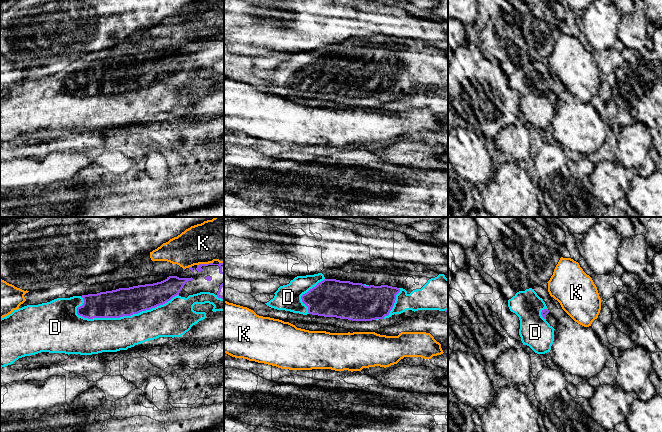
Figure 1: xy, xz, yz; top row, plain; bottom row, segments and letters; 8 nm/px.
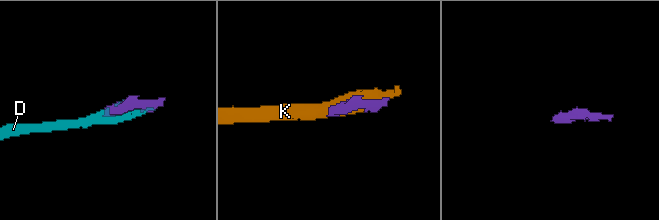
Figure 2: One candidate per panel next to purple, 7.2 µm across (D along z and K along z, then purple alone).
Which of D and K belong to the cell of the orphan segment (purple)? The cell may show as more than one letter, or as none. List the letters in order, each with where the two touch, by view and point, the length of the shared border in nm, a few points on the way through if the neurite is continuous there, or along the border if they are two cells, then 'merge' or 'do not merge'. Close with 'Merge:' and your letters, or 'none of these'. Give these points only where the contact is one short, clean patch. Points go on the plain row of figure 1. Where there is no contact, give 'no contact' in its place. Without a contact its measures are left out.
D: xy (127, 91) | 850 nm | merge
K: xy (204, 40) | 130 nm | do not merge
Merge: D

